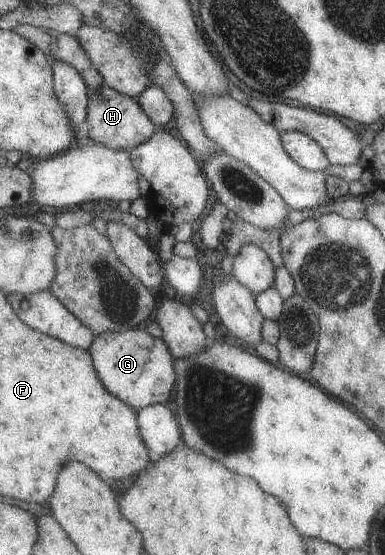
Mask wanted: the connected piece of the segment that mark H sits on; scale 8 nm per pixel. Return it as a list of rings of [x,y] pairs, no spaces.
[[[103,85],[99,90],[90,89],[90,105],[88,116],[88,139],[108,146],[111,150],[130,150],[137,148],[143,142],[149,142],[156,133],[157,126],[149,118],[144,107],[136,98],[121,94],[109,85]]]

